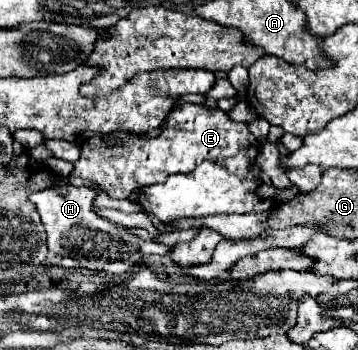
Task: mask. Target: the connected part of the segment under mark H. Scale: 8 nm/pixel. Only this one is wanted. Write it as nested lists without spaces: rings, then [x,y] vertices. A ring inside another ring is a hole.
[[[51,186],[47,190],[31,194],[31,202],[41,214],[41,222],[47,232],[47,248],[59,256],[73,256],[81,260],[81,268],[105,274],[125,274],[131,266],[139,264],[145,256],[153,254],[153,242],[137,238],[131,230],[115,226],[113,222],[99,218],[91,210],[95,190],[77,186]]]

